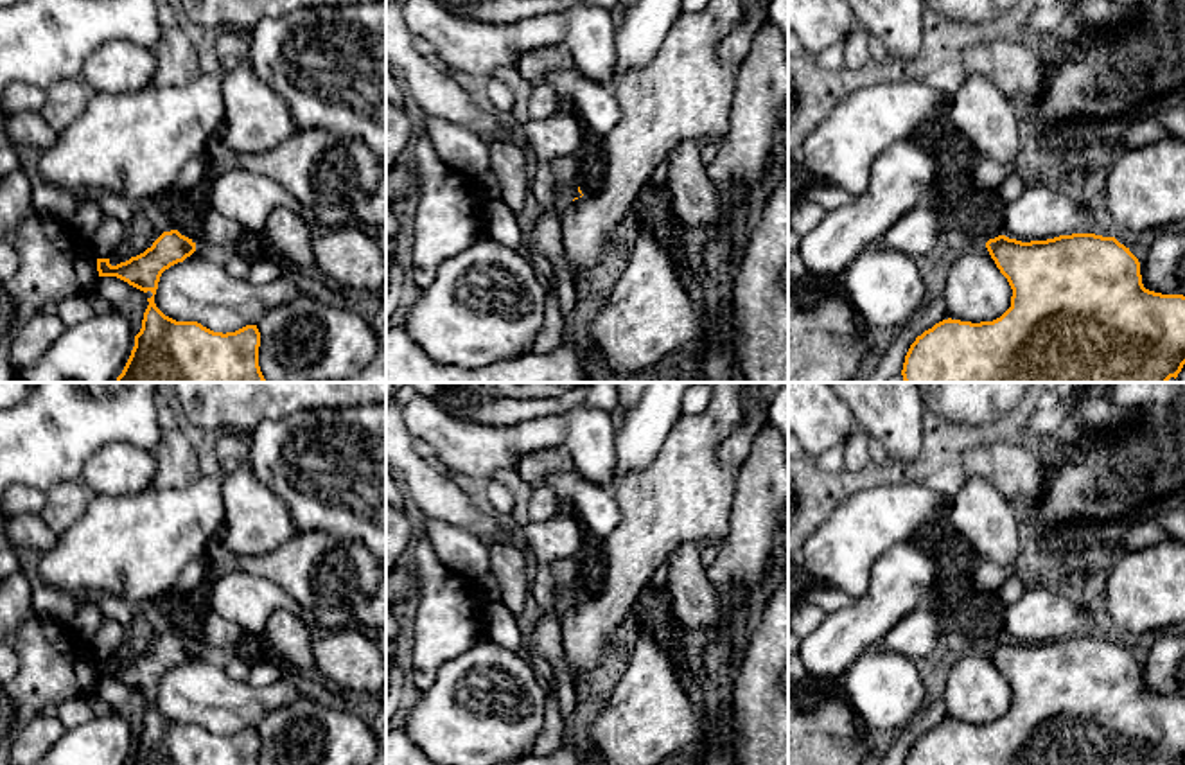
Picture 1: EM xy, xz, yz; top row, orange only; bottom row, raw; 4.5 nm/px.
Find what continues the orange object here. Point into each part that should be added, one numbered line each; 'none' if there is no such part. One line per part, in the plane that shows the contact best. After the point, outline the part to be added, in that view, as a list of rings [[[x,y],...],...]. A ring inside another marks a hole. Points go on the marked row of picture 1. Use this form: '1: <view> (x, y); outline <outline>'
none

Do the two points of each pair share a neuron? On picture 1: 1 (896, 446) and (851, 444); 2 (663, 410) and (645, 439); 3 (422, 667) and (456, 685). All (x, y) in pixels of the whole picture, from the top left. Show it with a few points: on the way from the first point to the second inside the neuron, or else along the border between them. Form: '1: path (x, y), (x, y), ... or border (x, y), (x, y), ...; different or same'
1: border (857, 426), (868, 435); different
2: path (656, 417), (645, 431); same
3: border (471, 649), (447, 659), (422, 694); different

